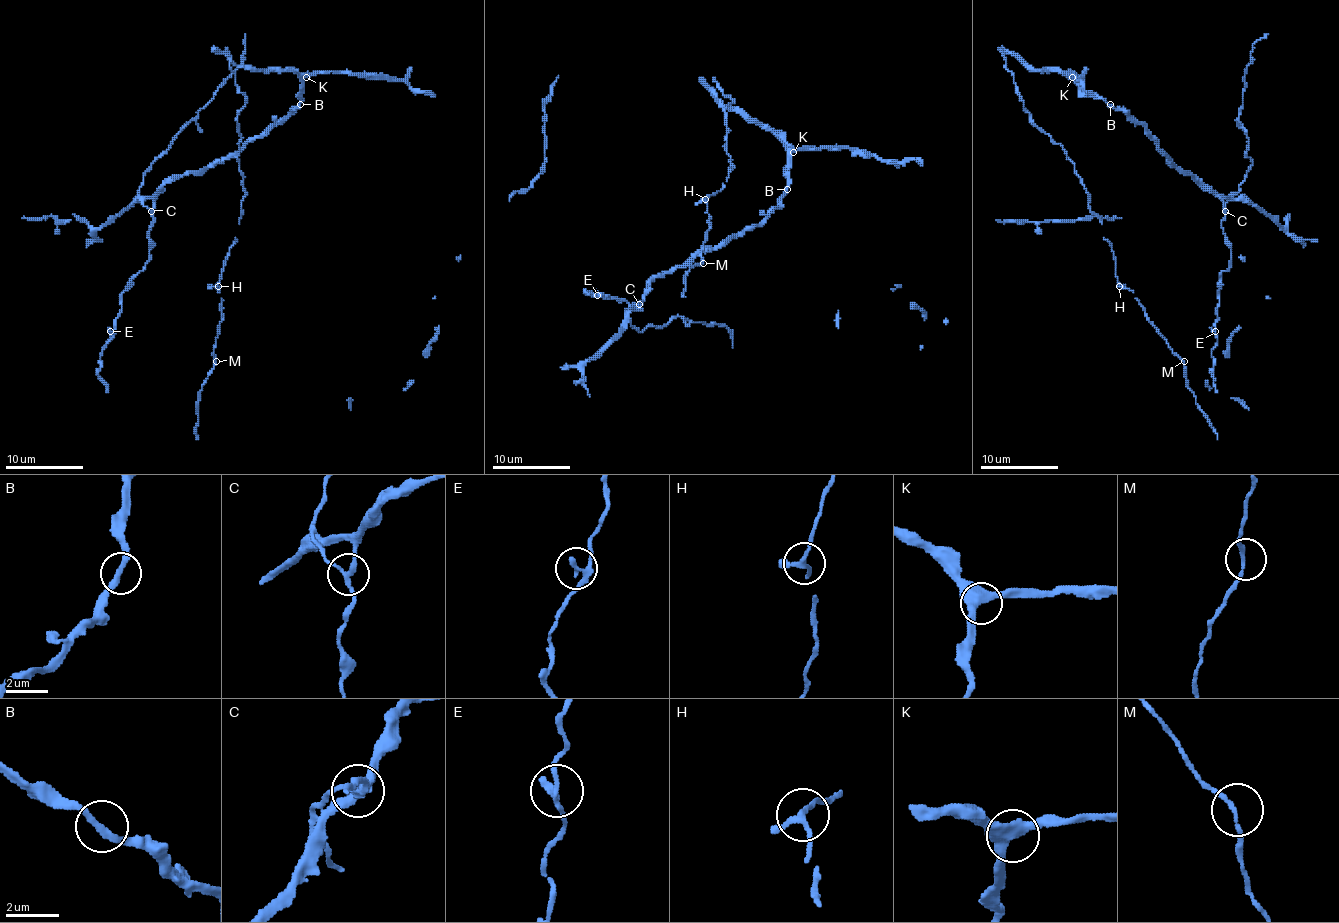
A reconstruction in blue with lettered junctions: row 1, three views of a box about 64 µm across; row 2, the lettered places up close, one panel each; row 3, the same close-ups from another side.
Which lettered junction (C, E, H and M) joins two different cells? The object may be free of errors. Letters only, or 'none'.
C

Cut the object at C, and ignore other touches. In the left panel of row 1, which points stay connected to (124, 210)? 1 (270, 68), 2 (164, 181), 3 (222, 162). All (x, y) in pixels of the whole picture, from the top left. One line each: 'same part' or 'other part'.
1: same part
2: same part
3: same part

